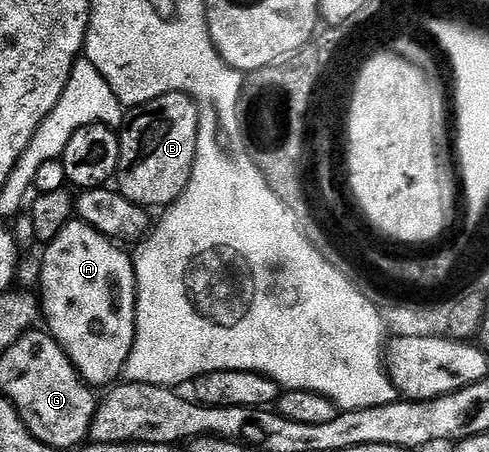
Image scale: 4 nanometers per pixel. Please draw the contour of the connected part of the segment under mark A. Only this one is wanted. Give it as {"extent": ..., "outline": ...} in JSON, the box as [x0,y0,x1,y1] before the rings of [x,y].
{"extent":[39,220,137,388],"outline":[[[74,220],[59,232],[59,236],[55,236],[55,240],[47,243],[43,256],[39,305],[44,321],[49,321],[48,333],[63,347],[77,373],[93,388],[108,387],[124,375],[127,356],[135,340],[137,273],[133,271],[133,258],[120,249],[124,250],[114,239],[105,238],[86,222]]]}

